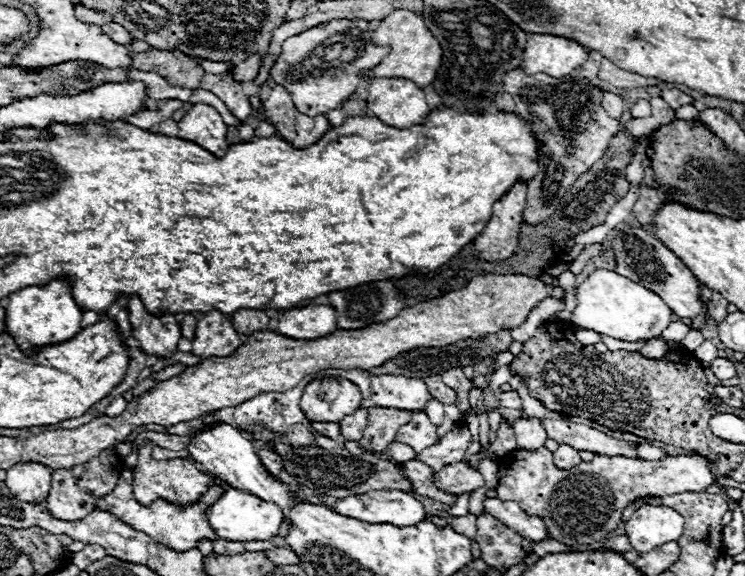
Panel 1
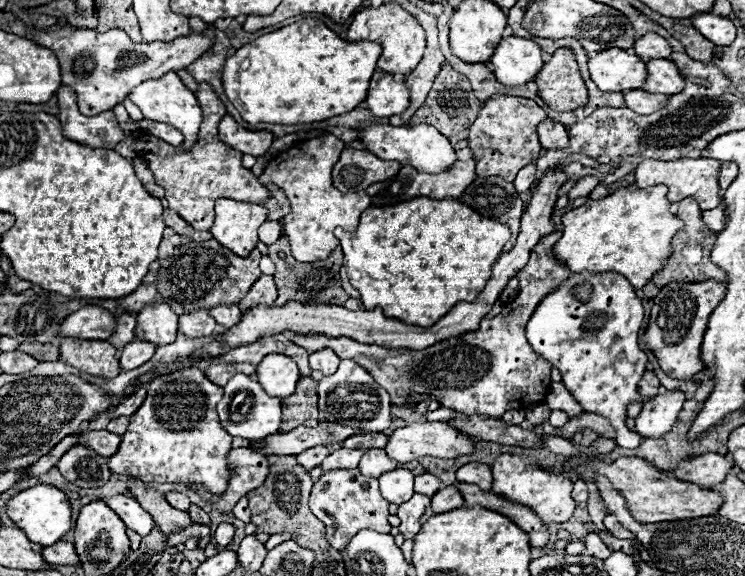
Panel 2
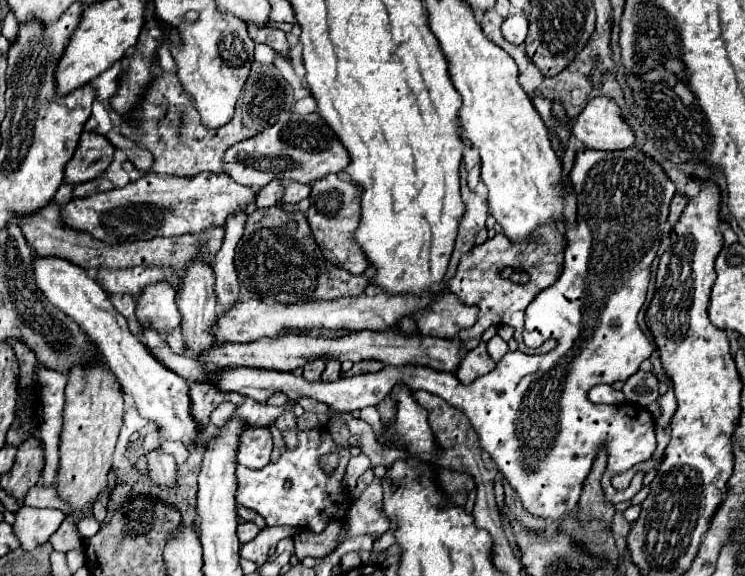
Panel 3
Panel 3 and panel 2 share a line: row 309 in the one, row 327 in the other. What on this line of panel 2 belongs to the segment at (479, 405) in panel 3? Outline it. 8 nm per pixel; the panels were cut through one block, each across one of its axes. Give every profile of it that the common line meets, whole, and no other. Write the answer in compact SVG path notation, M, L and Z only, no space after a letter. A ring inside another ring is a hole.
M612 272L572 274L572 278L568 278L568 282L564 282L564 286L560 286L560 290L556 294L548 294L548 298L544 298L544 302L540 302L540 306L535 310L526 326L526 338L534 352L540 356L546 356L546 360L560 370L564 386L582 404L584 412L594 412L594 414L600 414L610 420L610 424L616 430L616 444L620 448L628 448L628 450L640 446L640 440L642 440L638 433L628 430L626 422L624 422L626 408L630 404L642 404L642 398L638 394L638 382L640 382L642 374L646 372L646 362L648 362L644 350L638 344L638 332L640 332L642 318L644 318L642 302L634 294L632 284L624 276L612 274ZM580 282L592 284L592 294L590 294L588 302L580 302L572 294L572 290Z

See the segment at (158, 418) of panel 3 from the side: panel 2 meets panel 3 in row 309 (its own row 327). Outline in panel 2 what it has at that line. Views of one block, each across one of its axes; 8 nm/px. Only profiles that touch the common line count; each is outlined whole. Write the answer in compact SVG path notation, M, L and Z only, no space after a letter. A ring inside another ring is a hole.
M84 306L70 316L58 328L58 338L84 338L84 340L108 340L116 328L116 316L100 306Z

